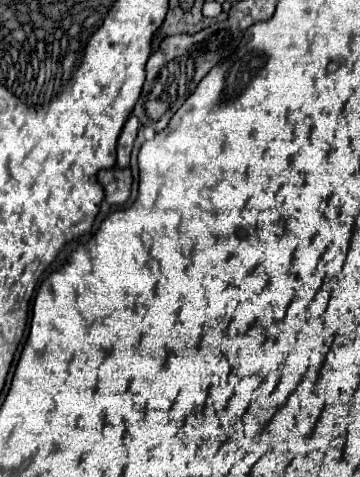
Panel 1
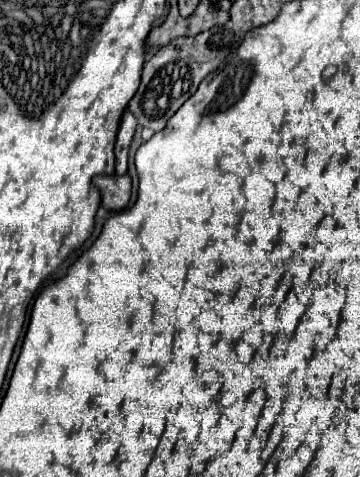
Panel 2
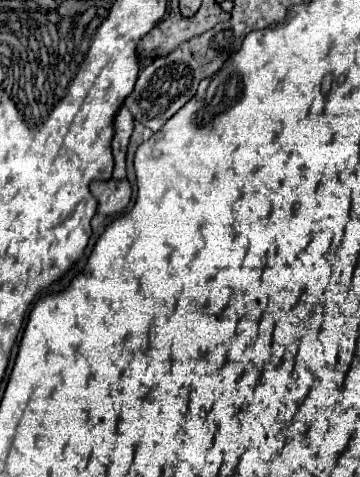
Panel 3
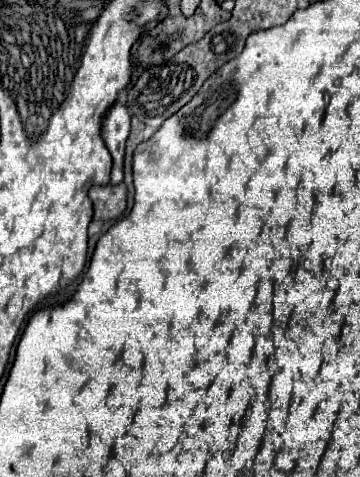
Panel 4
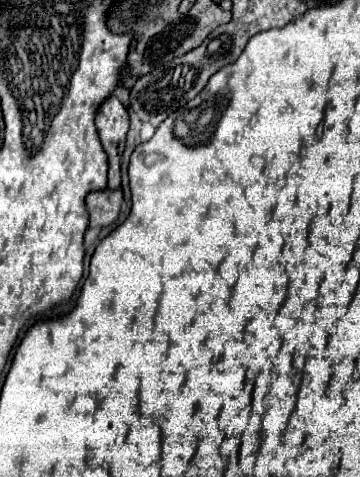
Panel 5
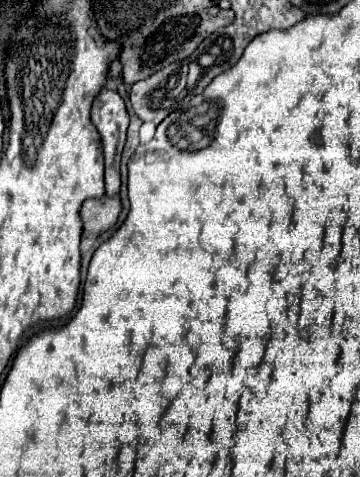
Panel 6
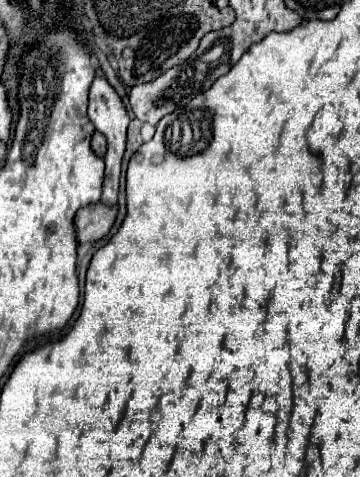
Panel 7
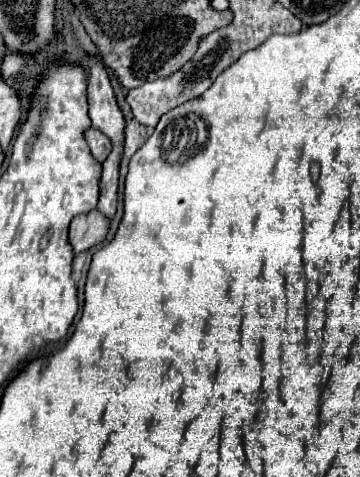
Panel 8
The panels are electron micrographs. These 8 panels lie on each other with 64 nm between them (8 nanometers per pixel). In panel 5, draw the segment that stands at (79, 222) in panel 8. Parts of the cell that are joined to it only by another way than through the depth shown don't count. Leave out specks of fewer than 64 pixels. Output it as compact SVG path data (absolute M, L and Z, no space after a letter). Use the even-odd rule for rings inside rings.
M102 190L102 192L88 194L88 198L86 198L86 210L90 216L88 226L104 228L104 226L114 224L118 220L120 206L122 206L122 190L116 190L116 192Z

